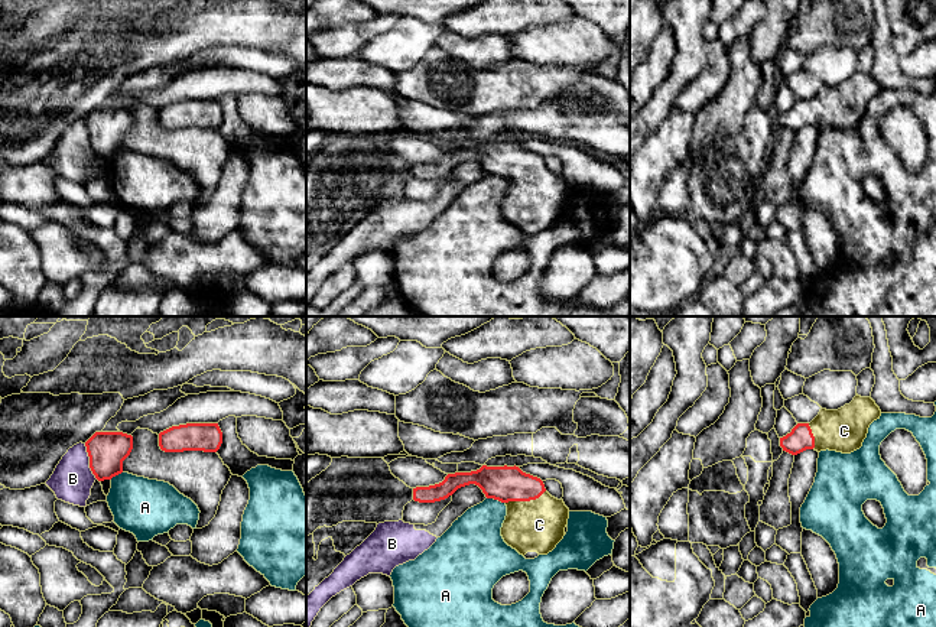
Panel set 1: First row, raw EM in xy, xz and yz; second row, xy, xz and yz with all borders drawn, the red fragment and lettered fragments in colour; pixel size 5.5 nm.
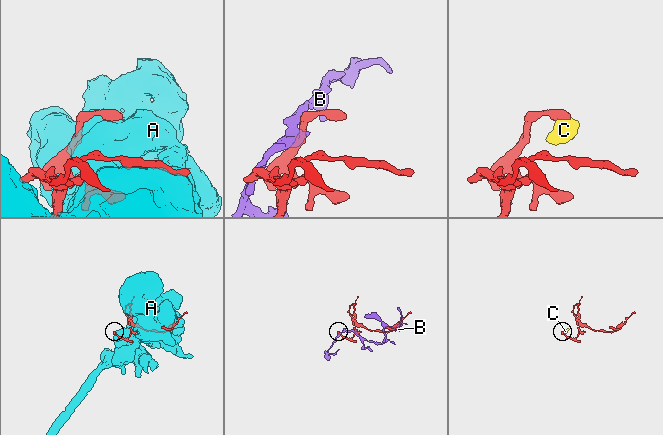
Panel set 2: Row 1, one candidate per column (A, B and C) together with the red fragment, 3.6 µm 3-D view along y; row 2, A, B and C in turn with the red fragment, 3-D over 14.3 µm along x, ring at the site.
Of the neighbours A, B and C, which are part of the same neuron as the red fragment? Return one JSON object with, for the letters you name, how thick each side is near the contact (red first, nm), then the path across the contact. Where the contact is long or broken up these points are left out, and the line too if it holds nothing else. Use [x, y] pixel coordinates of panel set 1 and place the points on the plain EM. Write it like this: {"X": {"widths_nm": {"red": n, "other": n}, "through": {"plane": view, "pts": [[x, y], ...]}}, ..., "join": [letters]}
{"C": {"widths_nm": {"red": 190, "other": 280}, "through": {"plane": "xz", "pts": [[506, 161], [525, 176], [539, 201]]}}, "join": ["C"]}

